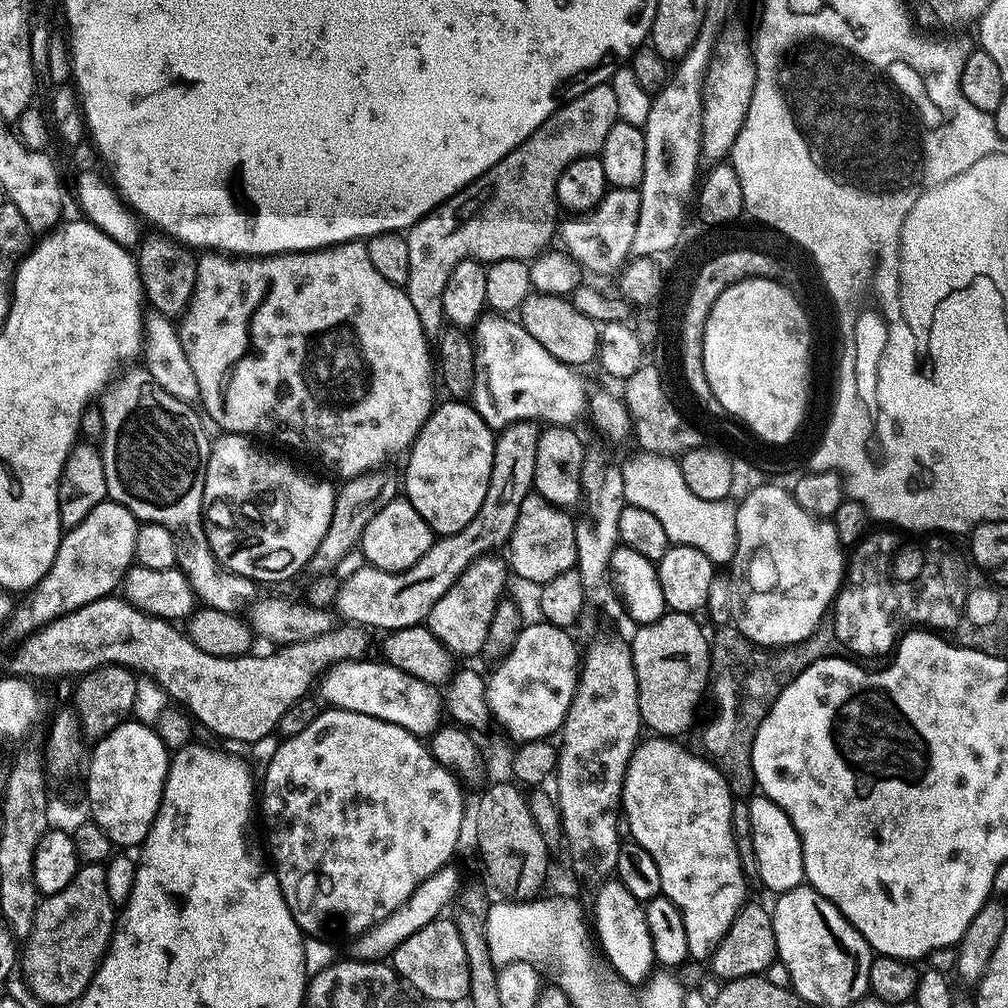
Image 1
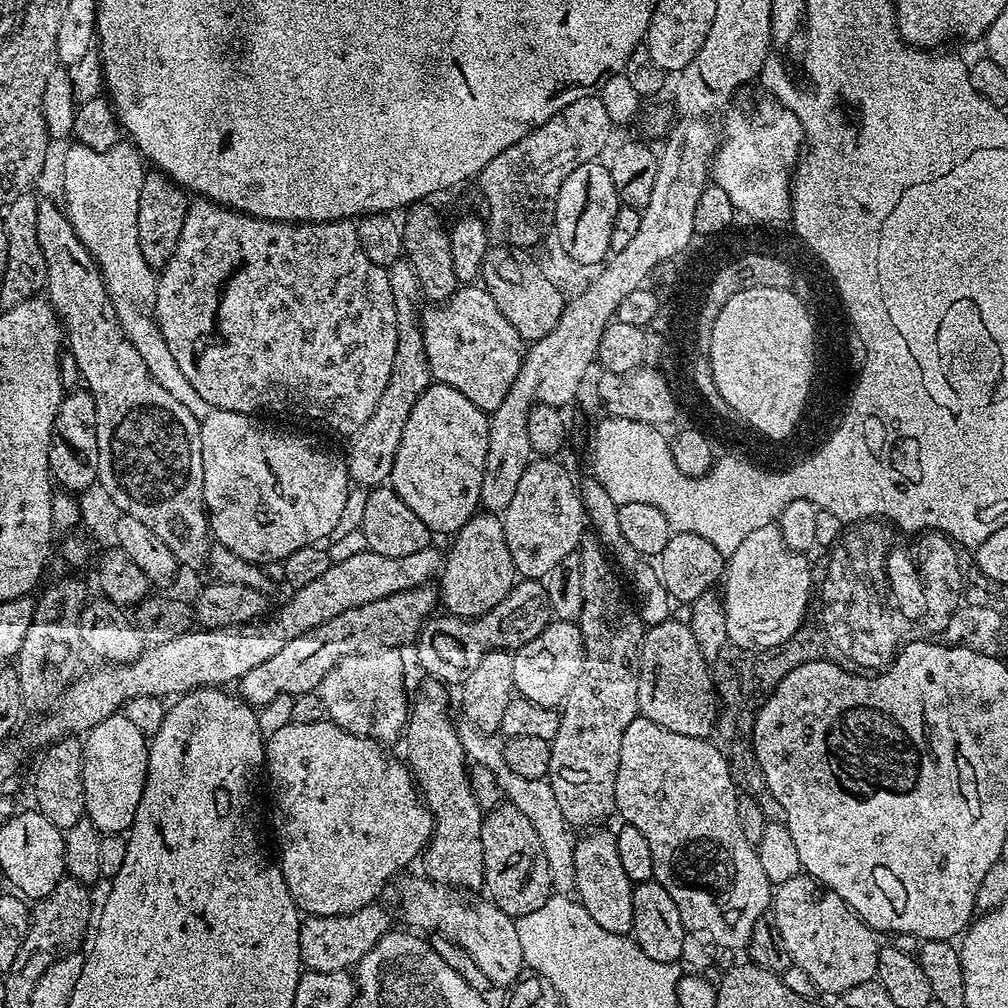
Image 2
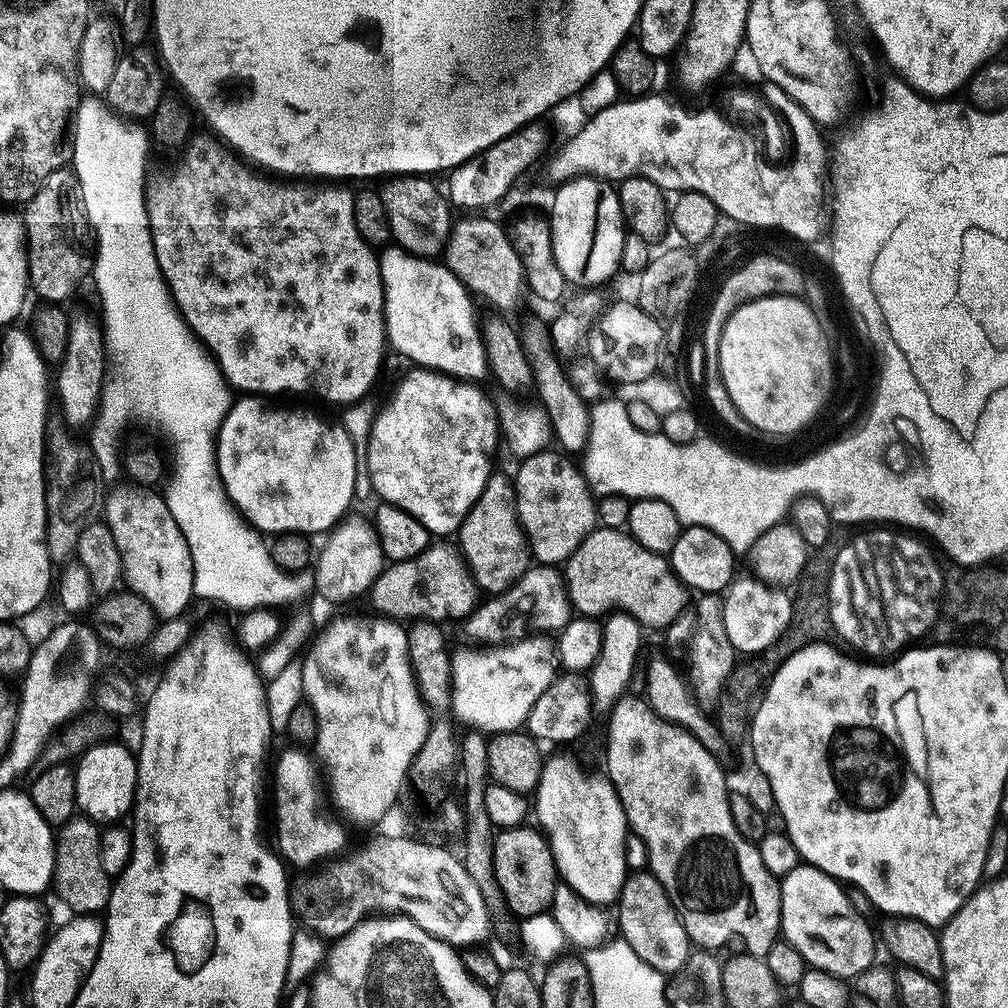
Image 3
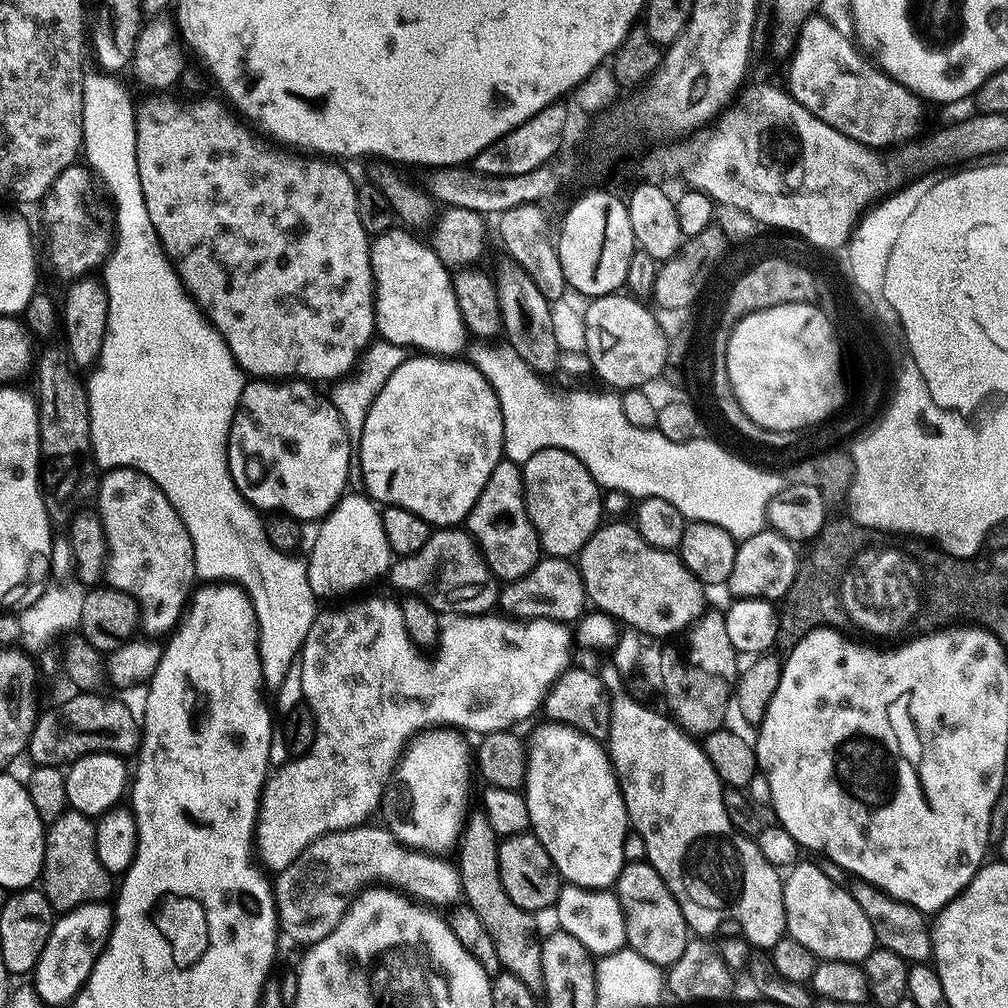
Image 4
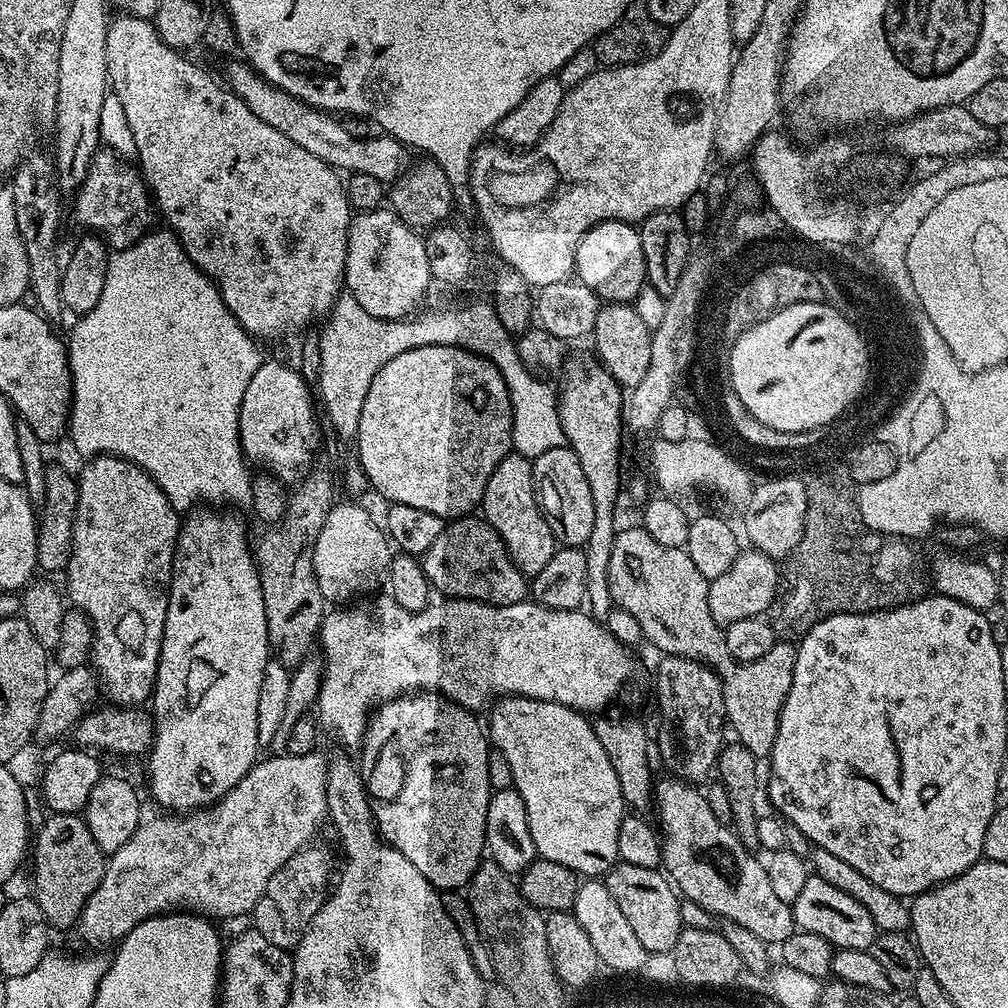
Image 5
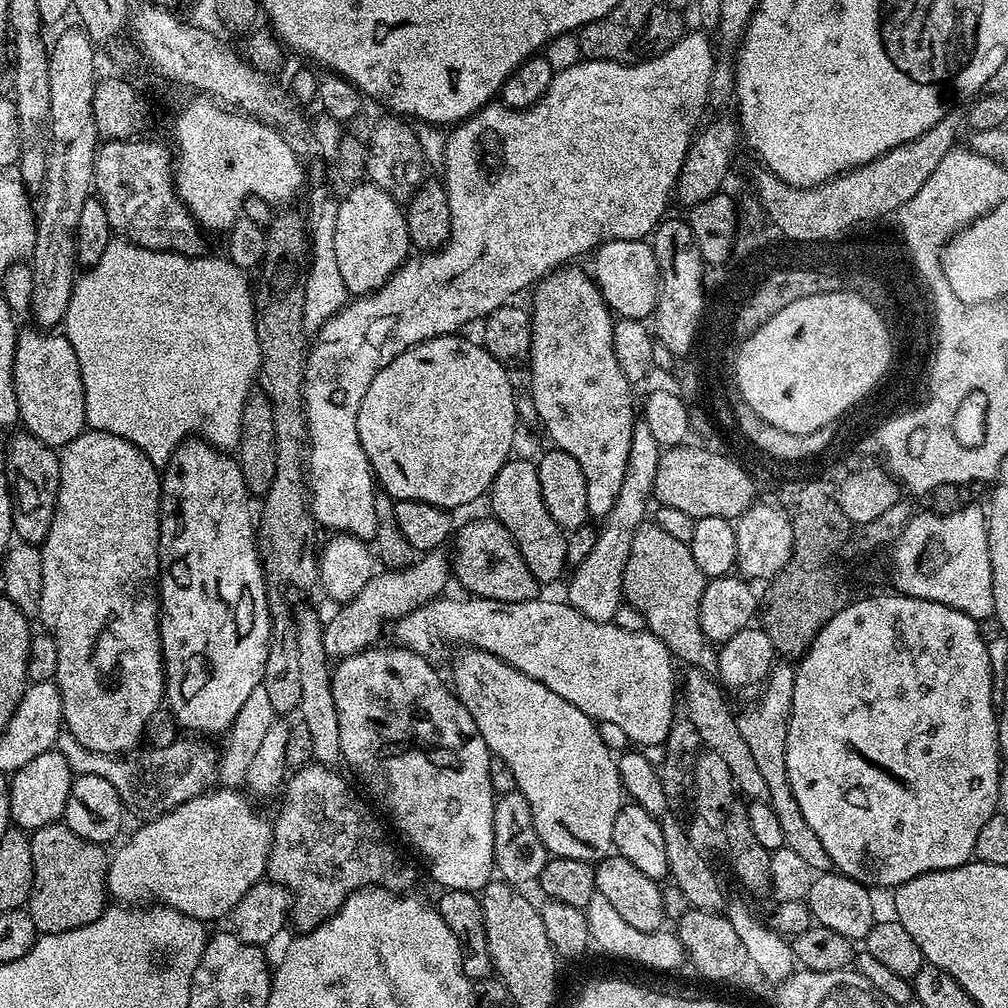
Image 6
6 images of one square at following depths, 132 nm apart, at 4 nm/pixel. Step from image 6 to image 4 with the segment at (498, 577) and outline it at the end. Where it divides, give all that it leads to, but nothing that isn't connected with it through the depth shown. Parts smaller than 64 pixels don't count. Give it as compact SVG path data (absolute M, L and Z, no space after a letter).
M444 526L433 531L418 554L401 556L391 565L391 578L400 594L421 597L441 614L482 616L491 613L500 599L501 585L472 535L460 526Z

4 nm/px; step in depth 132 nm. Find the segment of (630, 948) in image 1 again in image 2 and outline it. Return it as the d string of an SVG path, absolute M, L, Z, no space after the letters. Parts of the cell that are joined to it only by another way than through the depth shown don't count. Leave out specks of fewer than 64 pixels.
M592 830L575 841L572 849L574 870L576 871L575 895L584 908L589 912L590 918L602 928L615 935L624 936L632 930L632 889L631 880L626 878L622 870L622 862L618 862L616 837L611 831L598 832Z

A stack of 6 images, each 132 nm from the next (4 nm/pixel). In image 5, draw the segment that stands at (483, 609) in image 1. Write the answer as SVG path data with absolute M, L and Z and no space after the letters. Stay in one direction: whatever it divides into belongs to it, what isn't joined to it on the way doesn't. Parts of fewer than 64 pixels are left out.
M513 450L506 458L502 458L502 462L498 462L498 466L494 466L494 474L490 474L490 482L486 482L483 508L483 519L502 538L514 566L518 566L525 577L536 576L538 570L545 568L546 562L554 558L558 545L536 501L532 460L529 457Z

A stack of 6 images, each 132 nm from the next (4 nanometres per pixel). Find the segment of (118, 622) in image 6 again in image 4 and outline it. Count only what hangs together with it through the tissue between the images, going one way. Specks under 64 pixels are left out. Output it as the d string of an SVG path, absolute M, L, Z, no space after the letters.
M113 468L105 471L99 477L94 504L97 504L95 507L98 509L104 538L108 543L108 557L104 563L103 575L107 587L128 592L136 599L136 605L140 609L139 627L145 637L160 638L160 635L163 637L171 633L180 623L186 601L191 597L198 580L194 546L182 518L178 518L166 494L162 494L162 490L158 490L158 486L154 486L154 482L146 478L146 474L133 468Z

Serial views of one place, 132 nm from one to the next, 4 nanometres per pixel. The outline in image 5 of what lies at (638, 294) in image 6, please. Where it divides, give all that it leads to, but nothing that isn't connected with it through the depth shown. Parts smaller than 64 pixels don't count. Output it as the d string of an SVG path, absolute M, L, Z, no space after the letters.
M607 220L594 226L576 247L575 275L604 302L632 302L646 285L640 233L621 220Z

